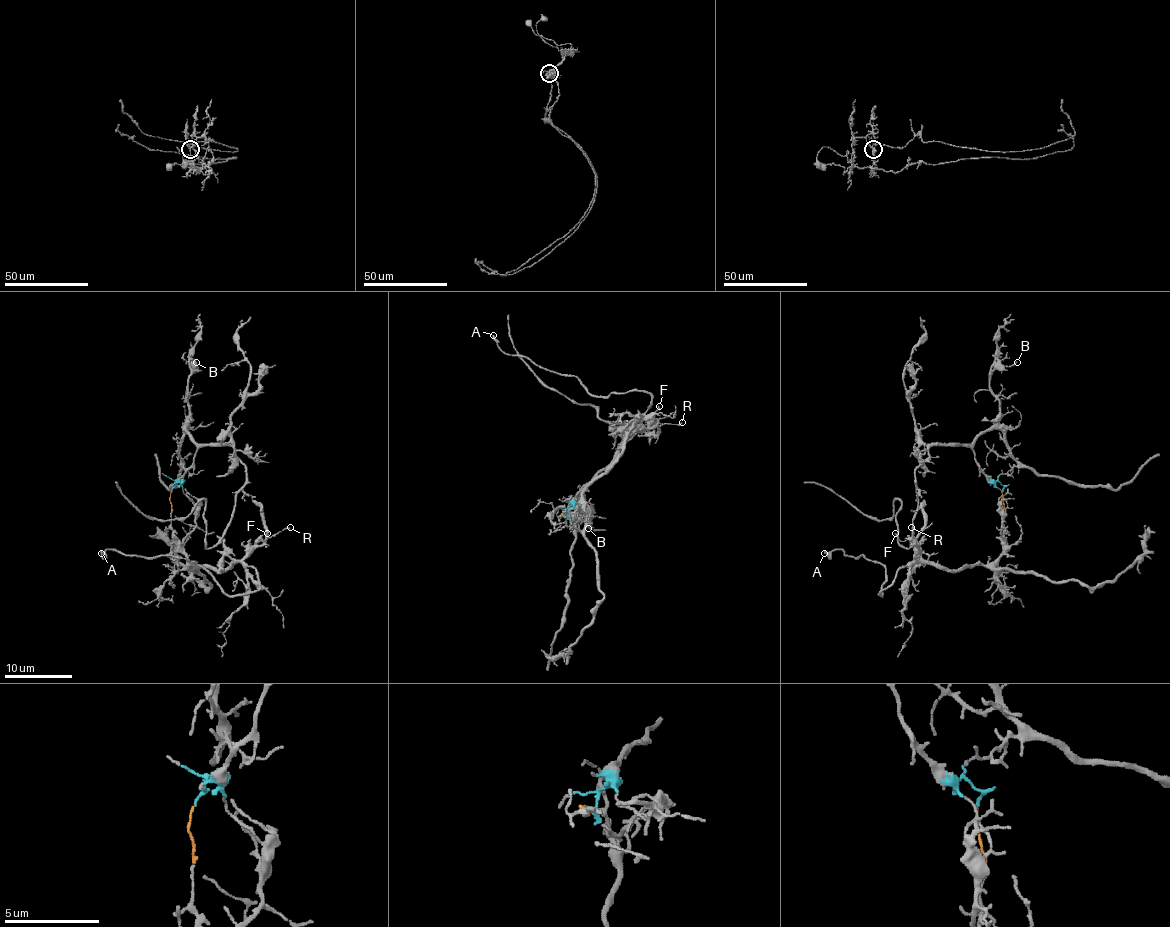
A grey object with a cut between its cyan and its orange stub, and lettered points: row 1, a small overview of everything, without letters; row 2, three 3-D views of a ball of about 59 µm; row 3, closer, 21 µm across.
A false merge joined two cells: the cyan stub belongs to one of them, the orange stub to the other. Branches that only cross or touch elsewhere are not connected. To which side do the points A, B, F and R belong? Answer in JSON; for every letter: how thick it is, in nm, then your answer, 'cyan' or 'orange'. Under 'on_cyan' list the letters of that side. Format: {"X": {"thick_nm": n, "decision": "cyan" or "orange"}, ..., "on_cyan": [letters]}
{"A": {"thick_nm": 260, "decision": "orange"}, "B": {"thick_nm": 160, "decision": "cyan"}, "F": {"thick_nm": 150, "decision": "orange"}, "R": {"thick_nm": 140, "decision": "orange"}, "on_cyan": ["B"]}

